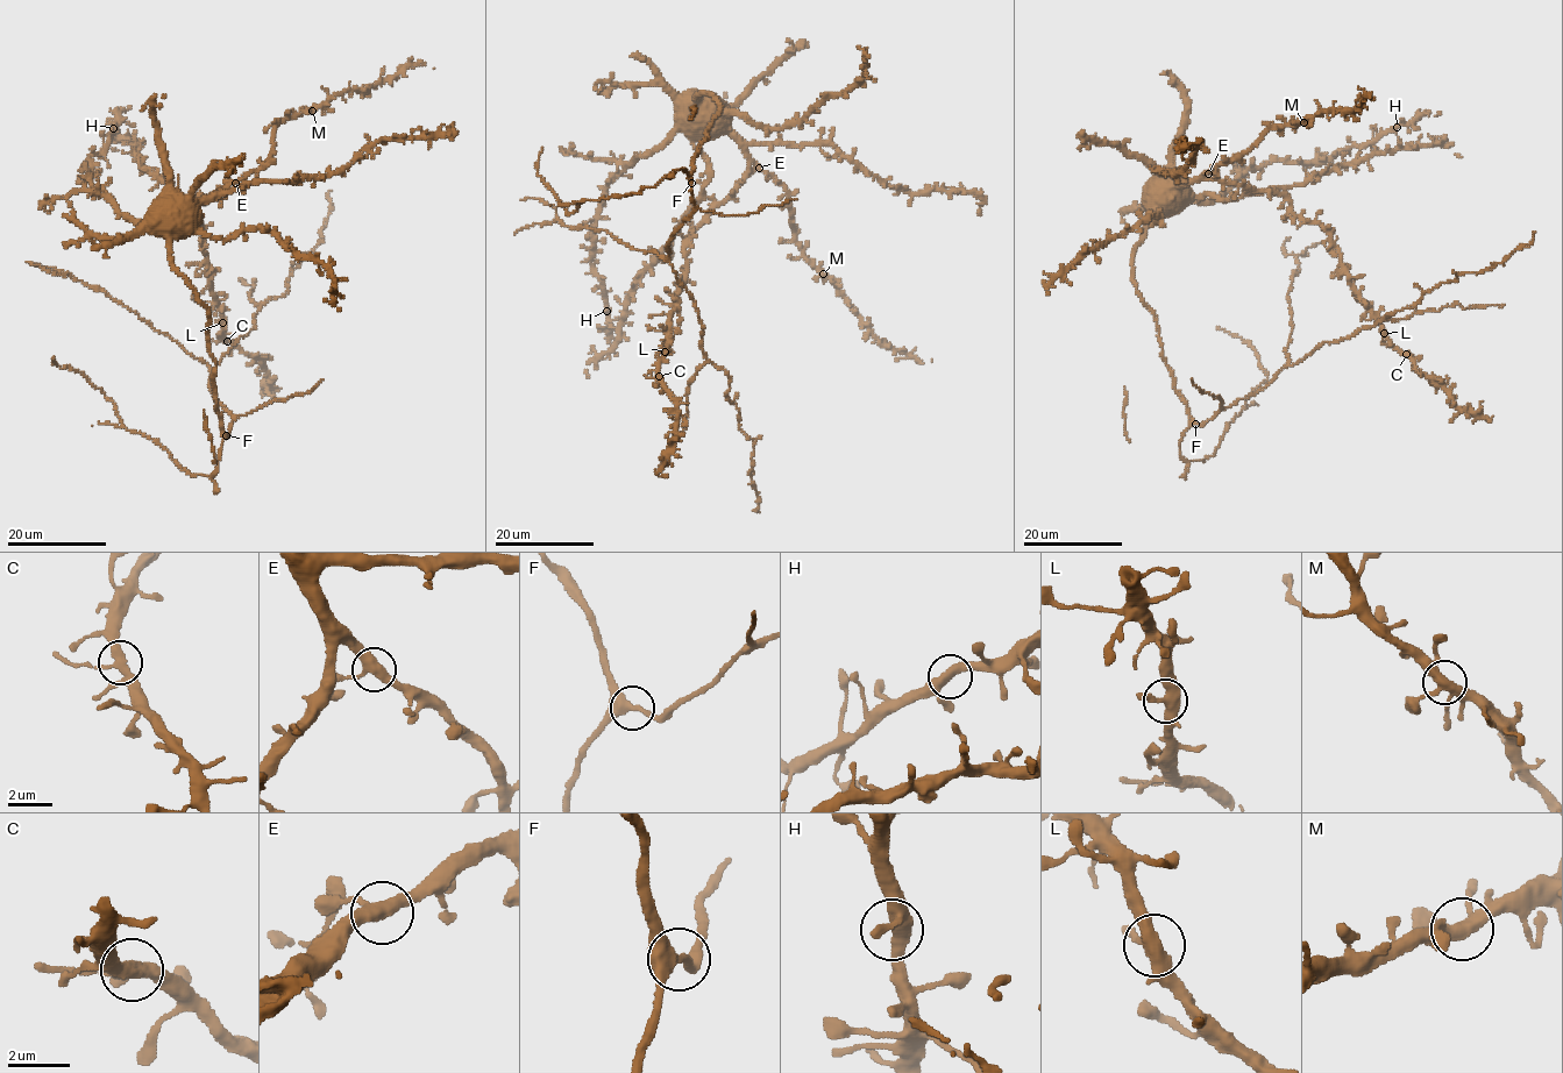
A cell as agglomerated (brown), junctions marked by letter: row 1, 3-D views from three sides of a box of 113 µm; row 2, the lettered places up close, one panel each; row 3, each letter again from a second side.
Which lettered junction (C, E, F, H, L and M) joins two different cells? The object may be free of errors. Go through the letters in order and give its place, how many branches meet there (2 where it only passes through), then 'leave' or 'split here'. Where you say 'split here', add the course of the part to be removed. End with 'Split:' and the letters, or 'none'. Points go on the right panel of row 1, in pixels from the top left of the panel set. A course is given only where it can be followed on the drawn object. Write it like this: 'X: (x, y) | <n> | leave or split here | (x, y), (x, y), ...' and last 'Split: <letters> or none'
C: (1406, 354) | 4 | leave
E: (1208, 173) | 3 | leave
F: (1195, 424) | 3 | leave
H: (1397, 127) | 3 | leave
L: (1384, 333) | 4 | leave
M: (1304, 122) | 4 | leave
Split: none

